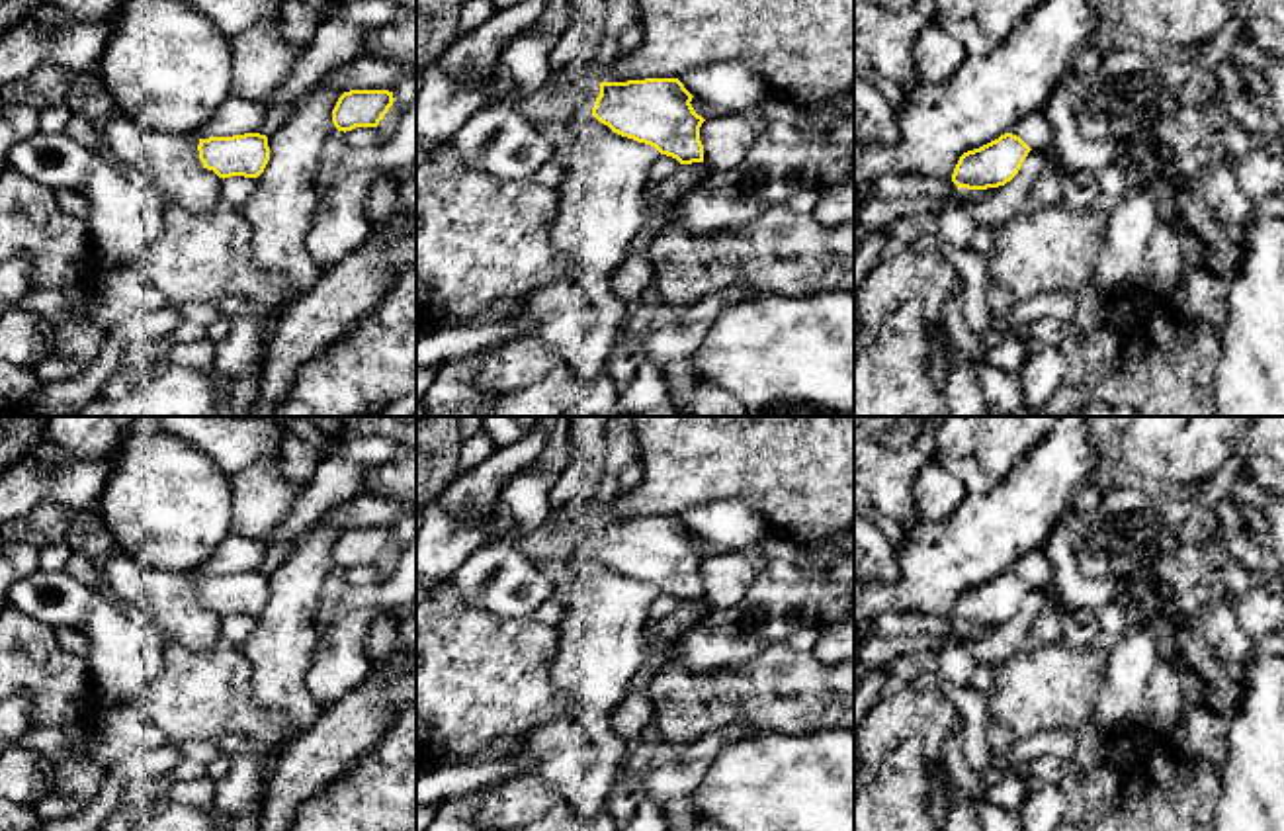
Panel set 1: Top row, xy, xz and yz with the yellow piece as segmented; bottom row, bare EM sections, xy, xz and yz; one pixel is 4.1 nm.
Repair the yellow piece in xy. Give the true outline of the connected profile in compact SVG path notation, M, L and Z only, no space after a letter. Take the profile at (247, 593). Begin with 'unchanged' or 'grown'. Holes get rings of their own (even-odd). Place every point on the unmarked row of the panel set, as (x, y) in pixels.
unchanged; M260 571L199 577L197 589L203 606L223 618L231 614L258 616L270 598L268 575Z

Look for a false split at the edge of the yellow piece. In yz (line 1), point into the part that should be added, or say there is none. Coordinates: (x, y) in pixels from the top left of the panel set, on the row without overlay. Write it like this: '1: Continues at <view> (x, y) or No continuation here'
1: No continuation here

